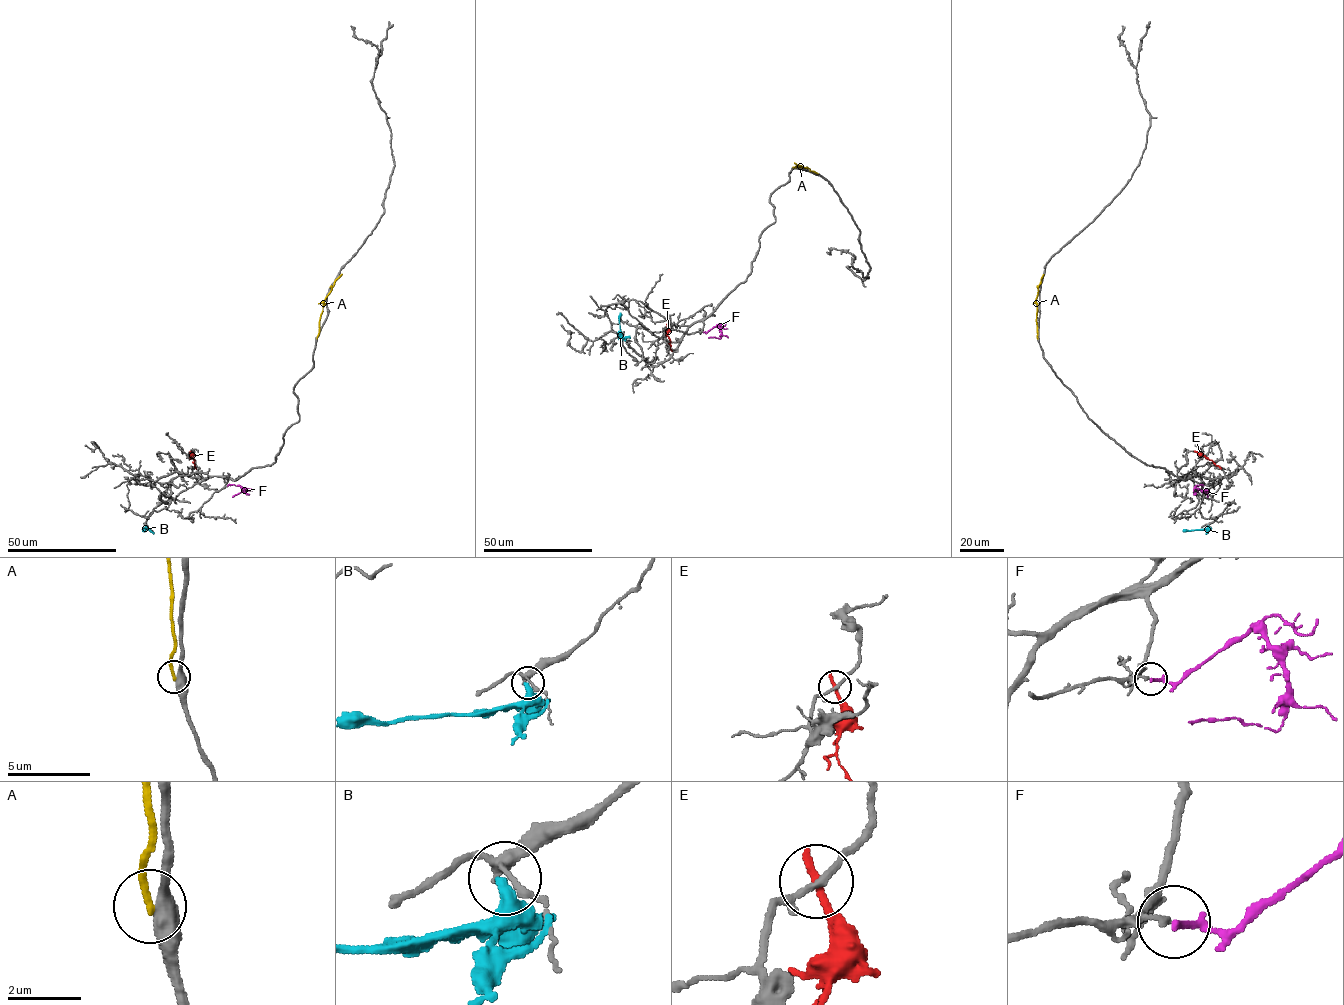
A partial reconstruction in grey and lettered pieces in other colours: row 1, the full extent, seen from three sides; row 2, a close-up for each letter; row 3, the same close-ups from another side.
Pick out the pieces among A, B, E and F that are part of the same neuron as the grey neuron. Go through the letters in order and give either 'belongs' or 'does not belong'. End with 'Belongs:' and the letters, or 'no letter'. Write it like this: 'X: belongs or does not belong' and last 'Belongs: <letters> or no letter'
A: does not belong
B: does not belong
E: does not belong
F: belongs
Belongs: F

